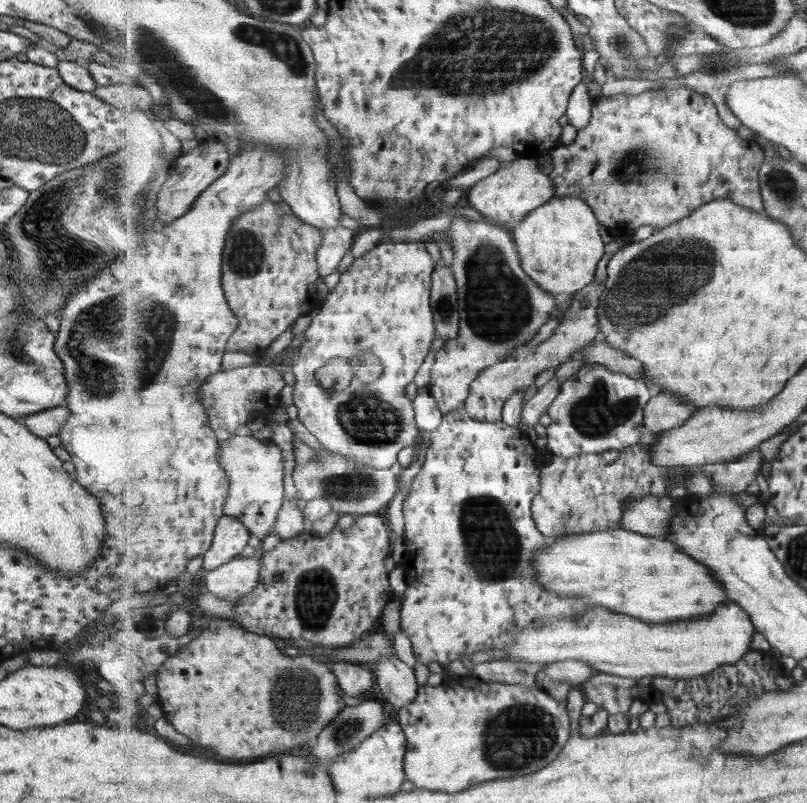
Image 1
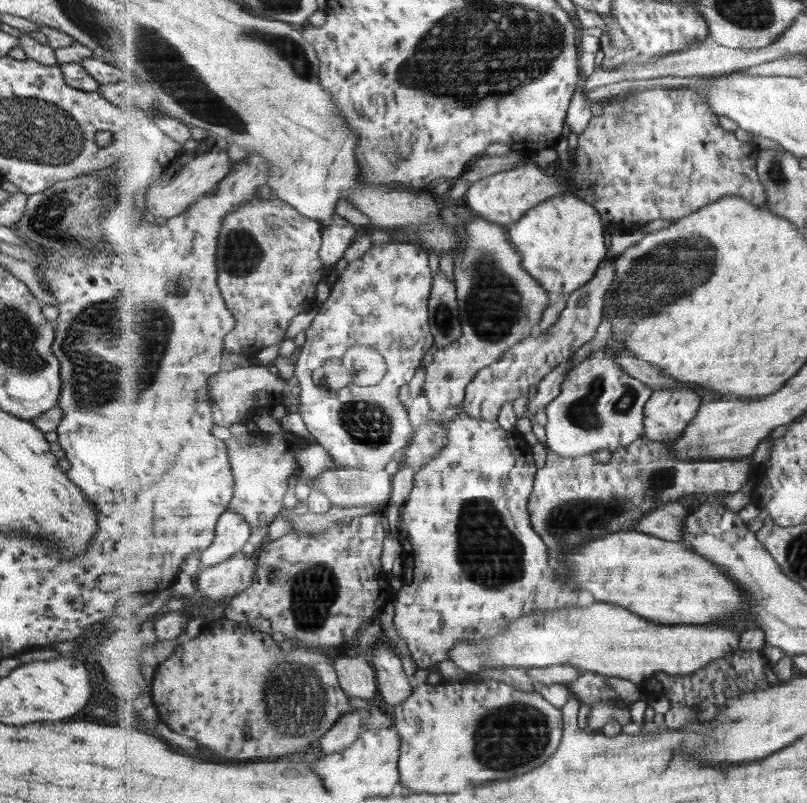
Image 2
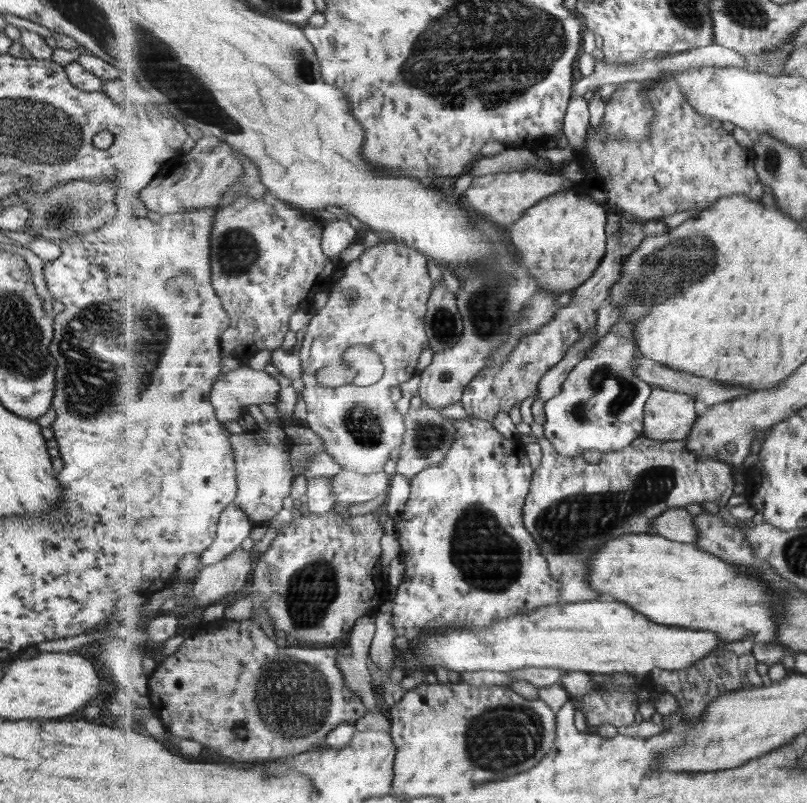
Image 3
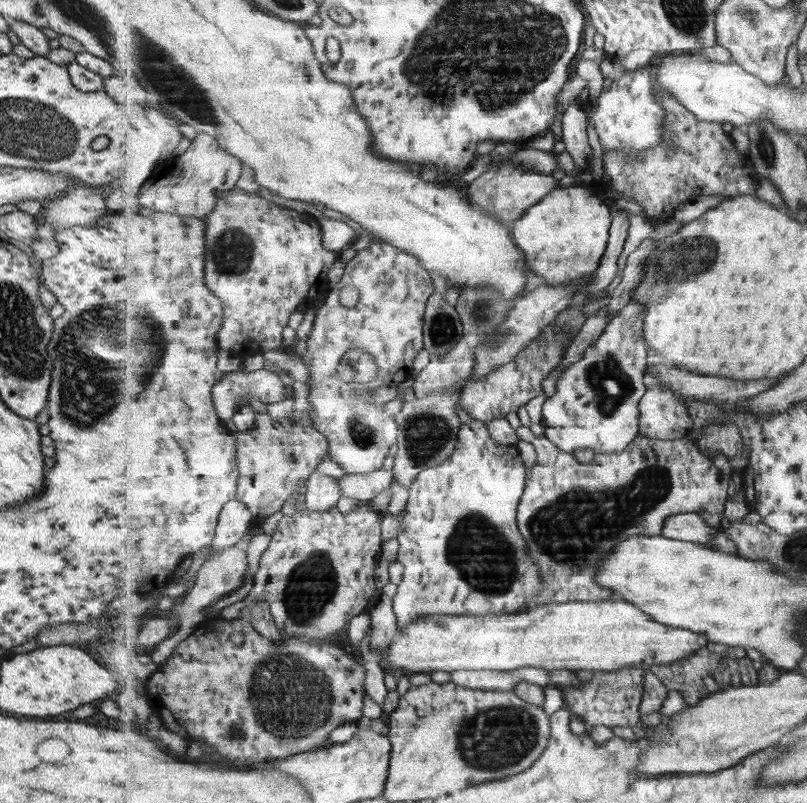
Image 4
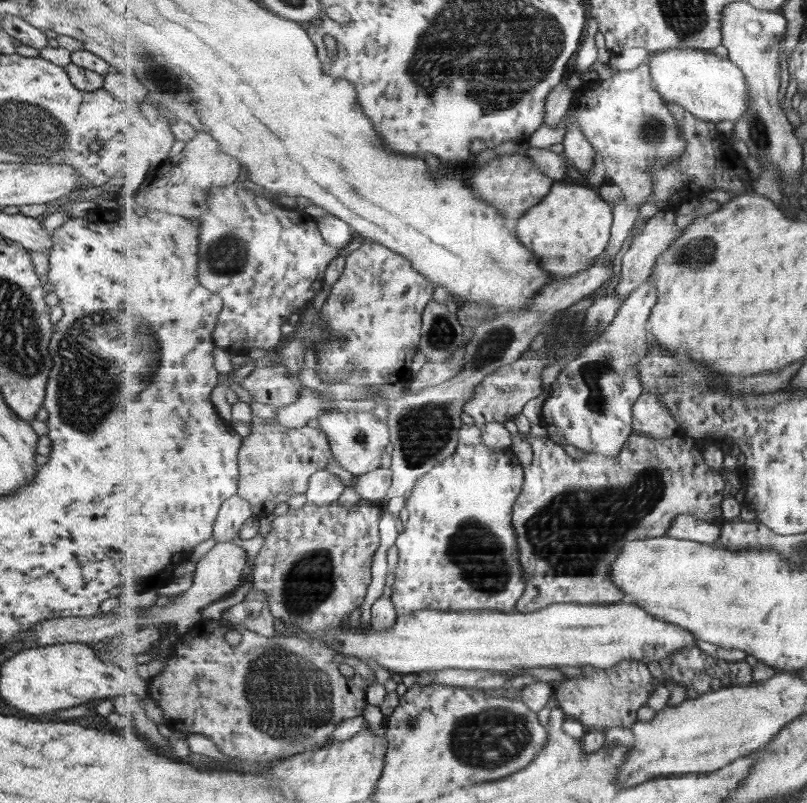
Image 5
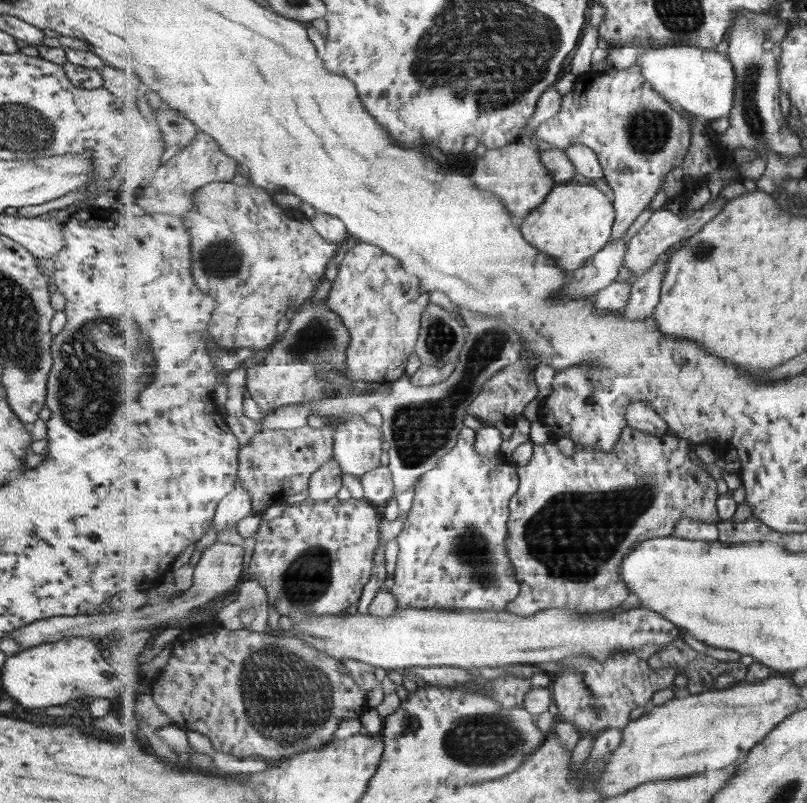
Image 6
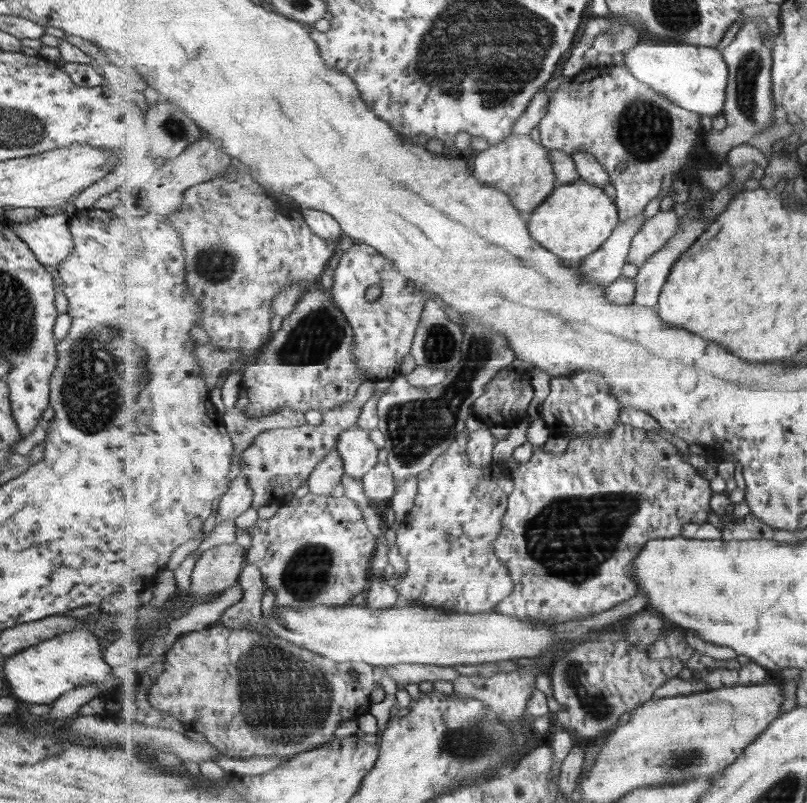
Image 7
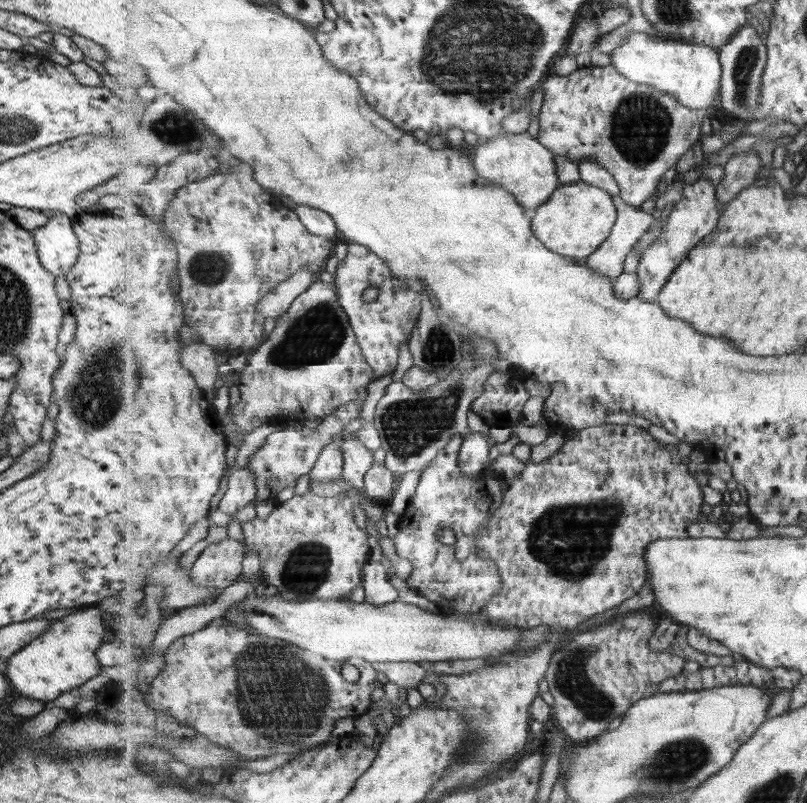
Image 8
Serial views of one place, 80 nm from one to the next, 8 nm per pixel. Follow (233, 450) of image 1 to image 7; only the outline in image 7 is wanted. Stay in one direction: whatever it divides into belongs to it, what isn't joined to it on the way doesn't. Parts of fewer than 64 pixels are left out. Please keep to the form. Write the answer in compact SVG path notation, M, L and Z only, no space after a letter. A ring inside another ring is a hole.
M374 380L365 381L358 390L353 401L331 409L323 414L320 425L301 425L271 429L255 437L254 443L242 452L240 458L240 471L247 478L251 489L254 491L254 510L263 509L270 505L277 497L285 497L294 493L301 486L308 485L310 475L320 462L327 458L331 451L336 450L338 436L350 426L356 425L361 414L361 408L371 400L375 394Z

